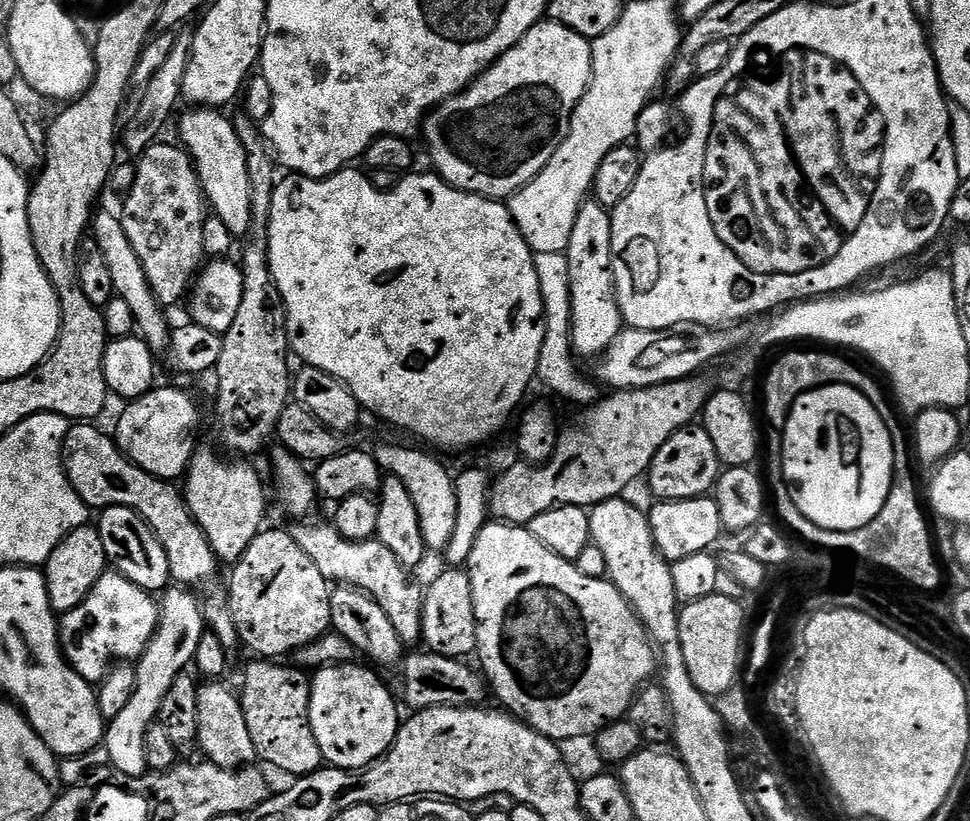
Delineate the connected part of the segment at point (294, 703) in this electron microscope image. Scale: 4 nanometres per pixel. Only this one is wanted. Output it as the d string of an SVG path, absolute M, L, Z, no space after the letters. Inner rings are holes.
M260 658L244 672L244 692L242 703L246 714L246 726L250 730L250 738L254 742L257 757L265 760L272 768L280 772L289 772L292 778L310 775L321 767L320 747L314 738L314 730L310 726L310 694L312 682L305 669L297 668L288 662L273 662L268 658Z

